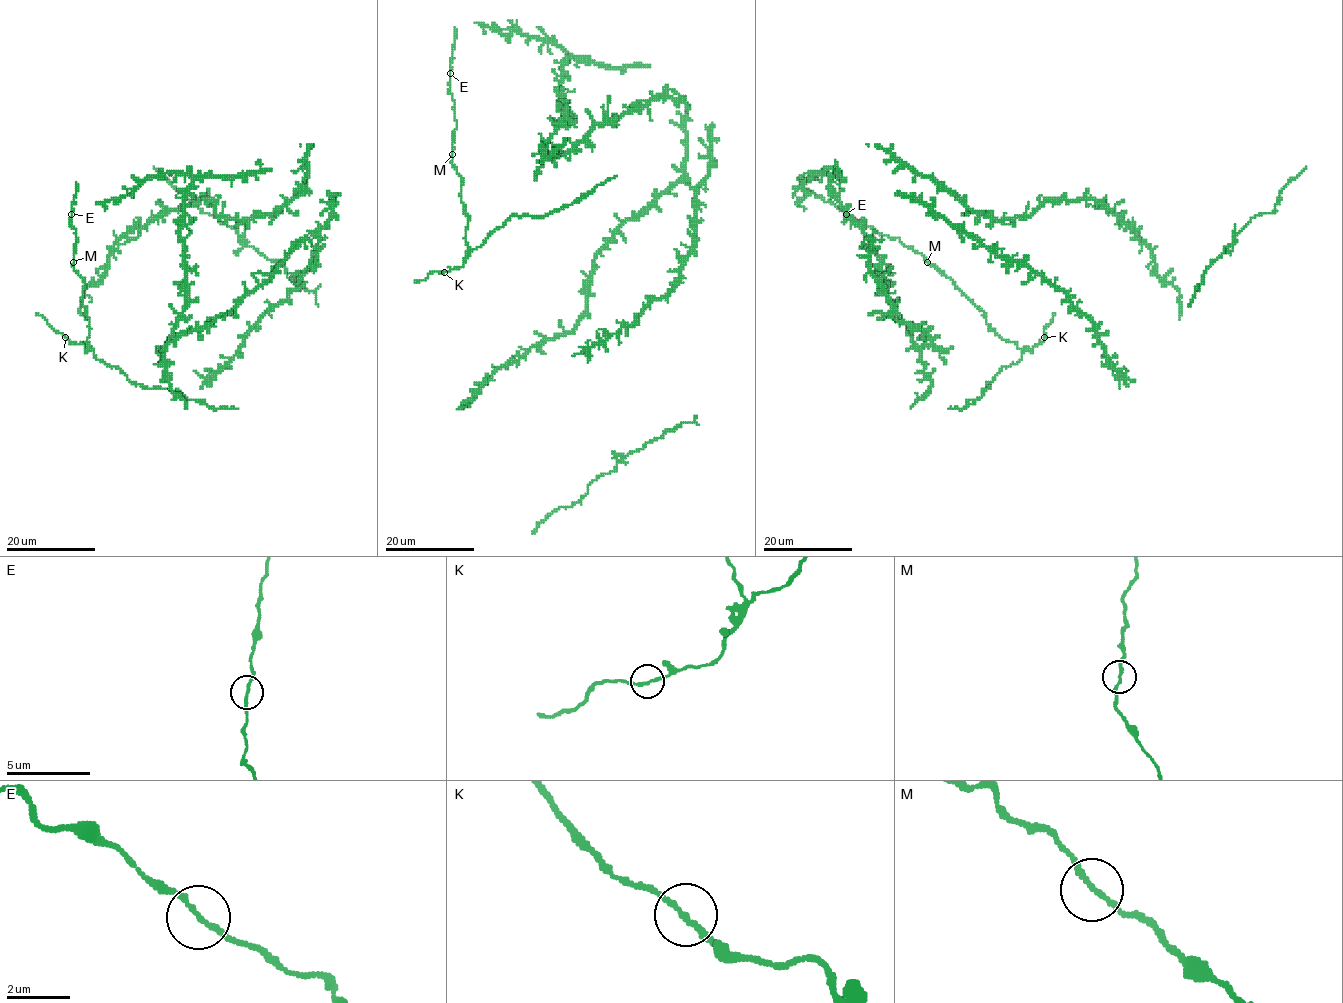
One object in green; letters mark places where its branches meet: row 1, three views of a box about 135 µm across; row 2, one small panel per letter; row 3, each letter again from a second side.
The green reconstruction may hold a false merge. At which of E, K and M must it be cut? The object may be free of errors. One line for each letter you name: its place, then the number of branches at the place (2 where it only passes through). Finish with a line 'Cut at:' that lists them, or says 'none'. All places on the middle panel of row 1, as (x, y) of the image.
Cut at: none

